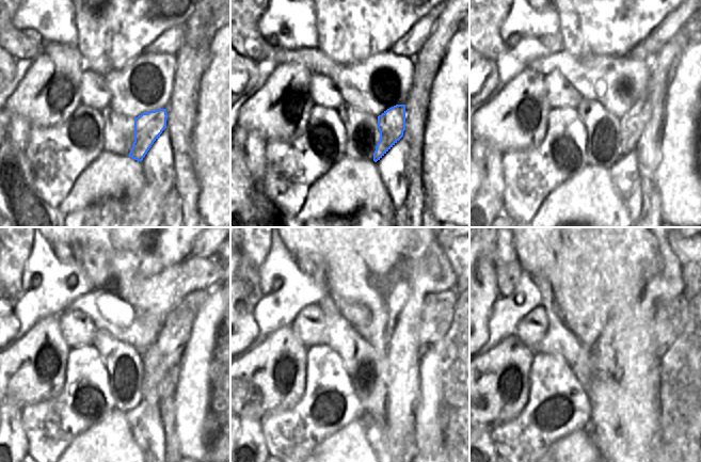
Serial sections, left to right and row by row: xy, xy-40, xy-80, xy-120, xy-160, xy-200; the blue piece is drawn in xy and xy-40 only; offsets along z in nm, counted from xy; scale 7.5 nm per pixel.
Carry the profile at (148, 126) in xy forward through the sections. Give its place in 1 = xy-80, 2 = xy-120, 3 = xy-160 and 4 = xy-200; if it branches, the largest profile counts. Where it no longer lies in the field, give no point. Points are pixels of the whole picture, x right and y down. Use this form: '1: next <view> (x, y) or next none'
1: next xy-80 (634, 122)
2: next xy-120 (165, 354)
3: next xy-160 (434, 304)
4: next xy-200 (671, 317)

